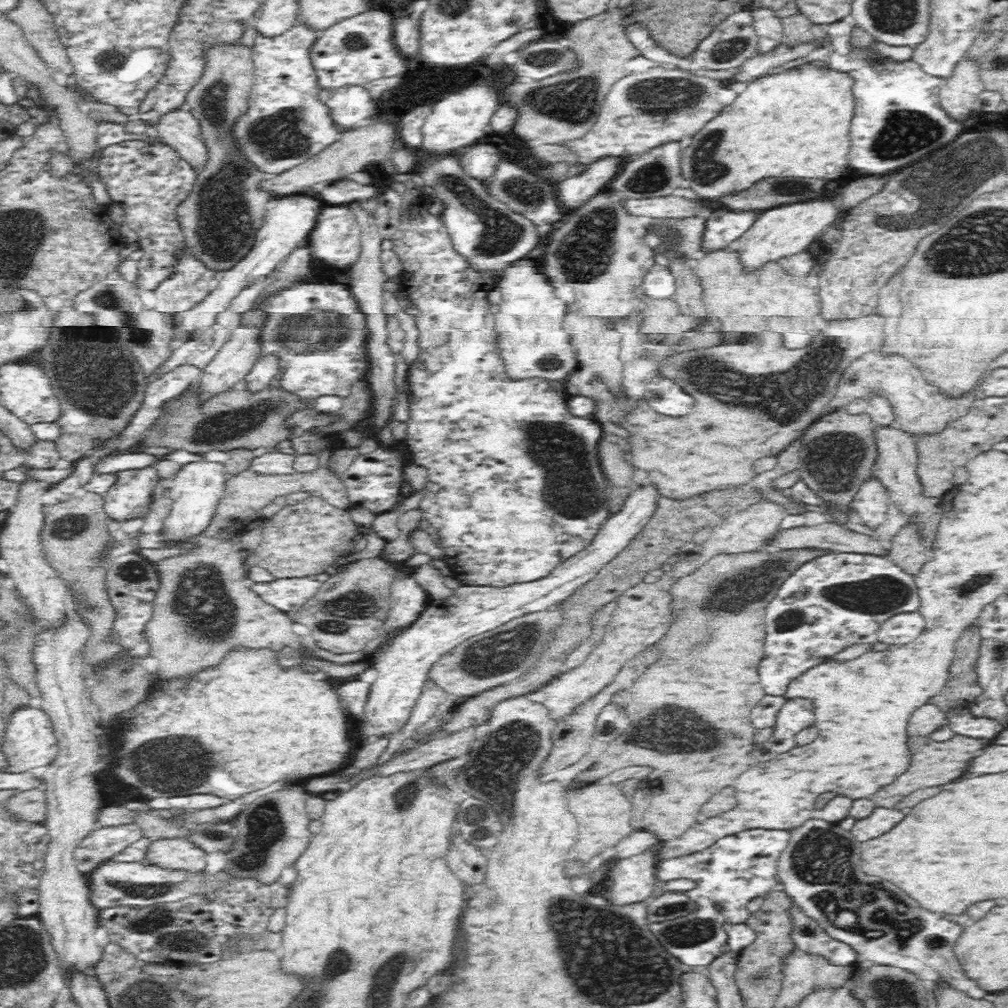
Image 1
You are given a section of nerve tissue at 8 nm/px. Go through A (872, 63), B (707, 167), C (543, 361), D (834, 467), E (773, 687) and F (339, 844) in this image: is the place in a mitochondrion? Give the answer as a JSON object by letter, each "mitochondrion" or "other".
{"A":"other","B":"mitochondrion","C":"mitochondrion","D":"mitochondrion","E":"other","F":"other"}

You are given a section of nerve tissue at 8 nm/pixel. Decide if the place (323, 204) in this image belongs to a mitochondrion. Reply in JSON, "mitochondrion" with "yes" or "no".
{"mitochondrion":"no"}

